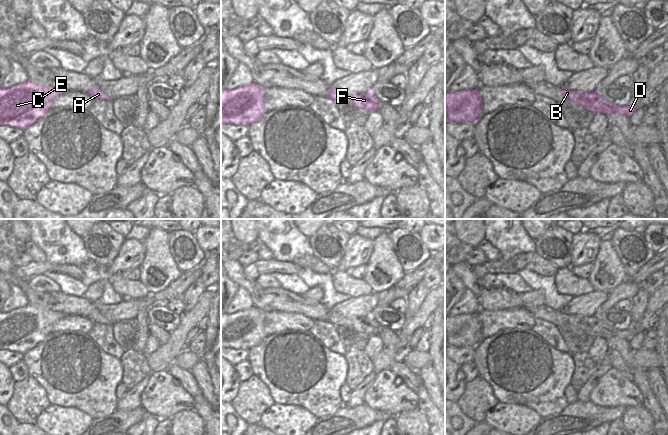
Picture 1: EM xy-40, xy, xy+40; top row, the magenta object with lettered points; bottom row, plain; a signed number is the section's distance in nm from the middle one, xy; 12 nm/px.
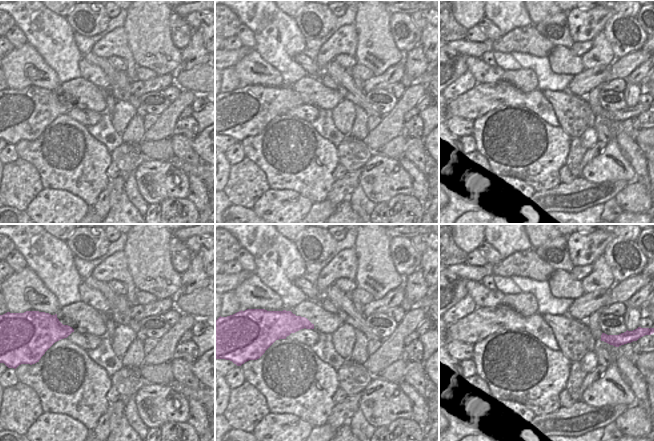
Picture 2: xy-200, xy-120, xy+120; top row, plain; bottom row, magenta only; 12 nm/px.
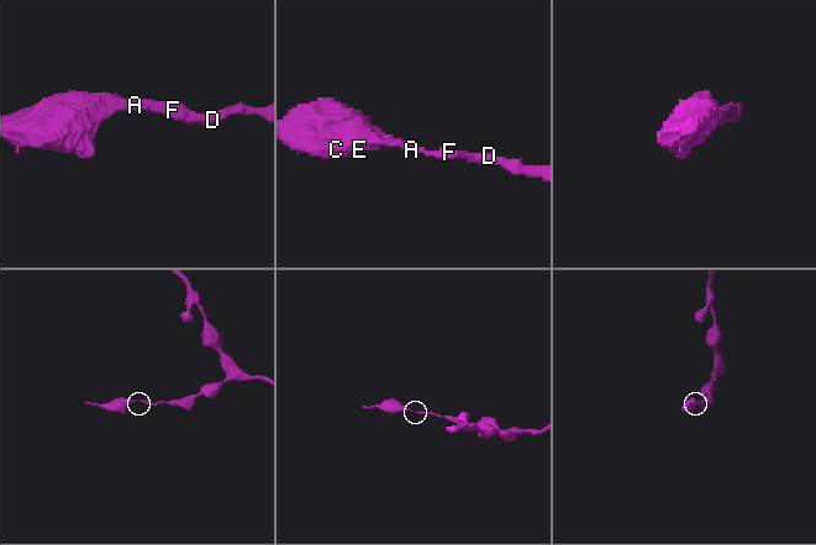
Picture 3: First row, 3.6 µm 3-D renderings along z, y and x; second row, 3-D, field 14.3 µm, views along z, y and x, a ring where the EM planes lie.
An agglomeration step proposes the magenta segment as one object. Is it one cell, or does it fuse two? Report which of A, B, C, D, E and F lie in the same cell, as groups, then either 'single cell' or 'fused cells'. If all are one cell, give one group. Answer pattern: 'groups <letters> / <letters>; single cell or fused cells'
groups A B C D E F; single cell

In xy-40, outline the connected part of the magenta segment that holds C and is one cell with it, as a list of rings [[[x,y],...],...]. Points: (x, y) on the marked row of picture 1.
[[[27,80],[0,89],[0,126],[25,130],[52,109],[54,100],[65,91]]]

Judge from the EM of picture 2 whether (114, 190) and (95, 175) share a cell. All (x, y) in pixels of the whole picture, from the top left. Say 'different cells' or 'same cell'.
different cells

